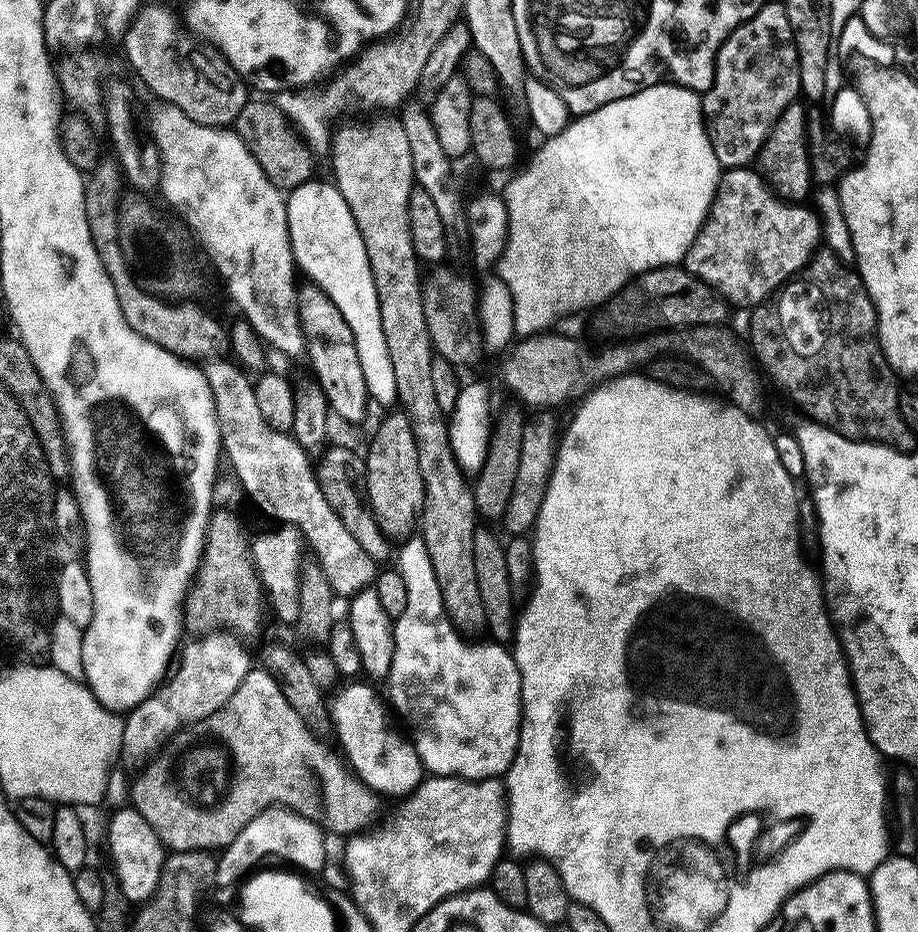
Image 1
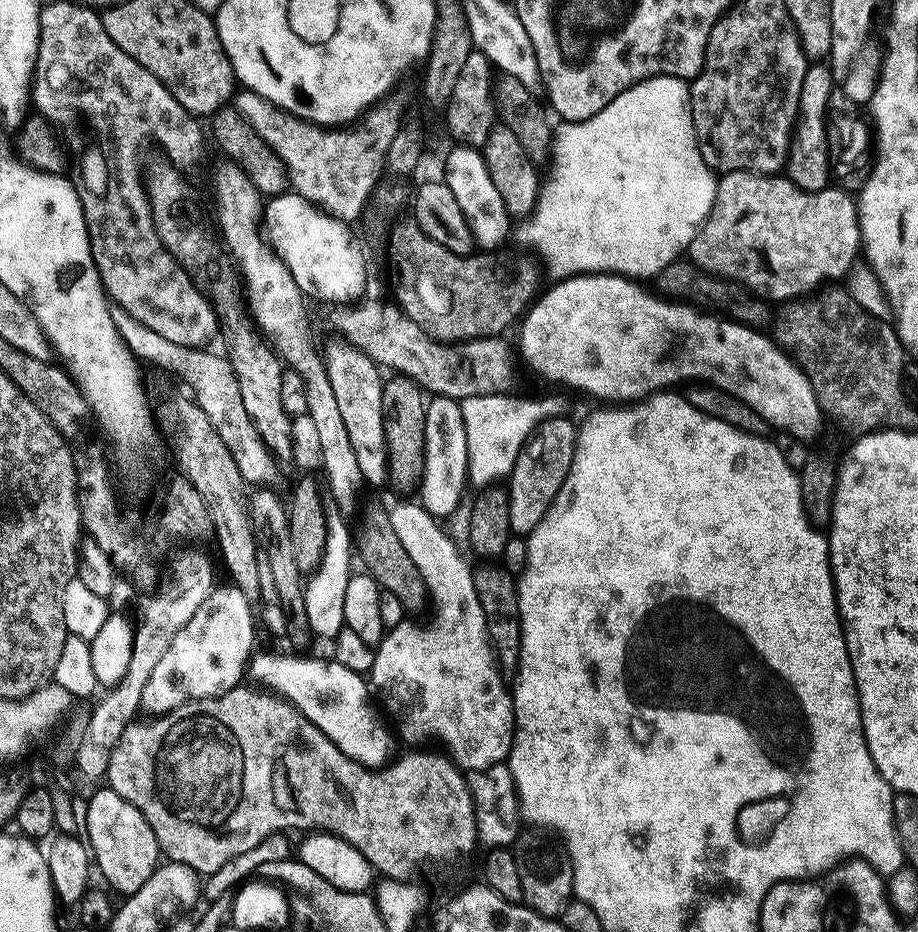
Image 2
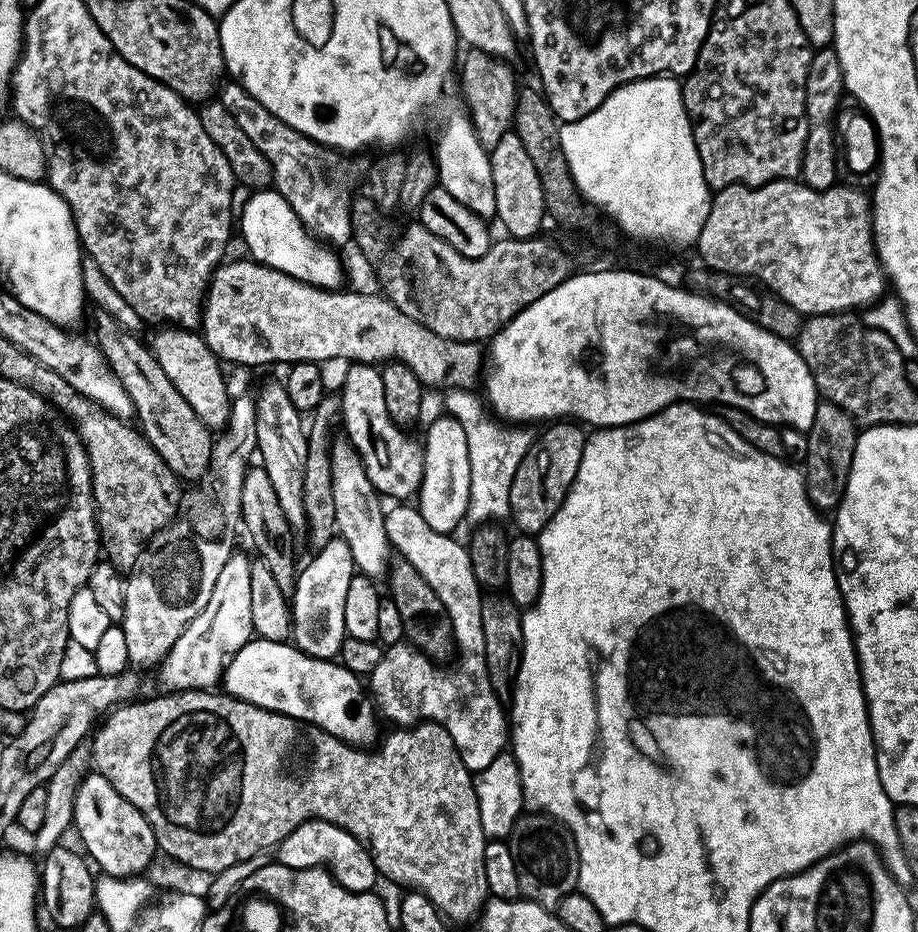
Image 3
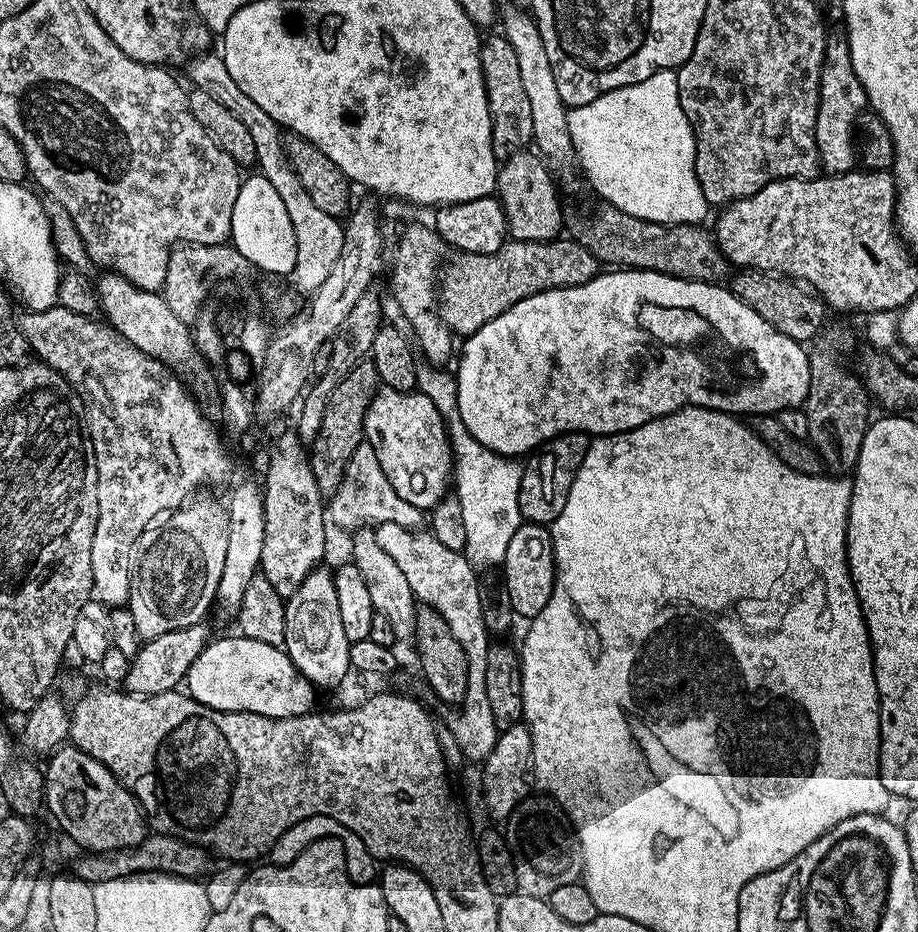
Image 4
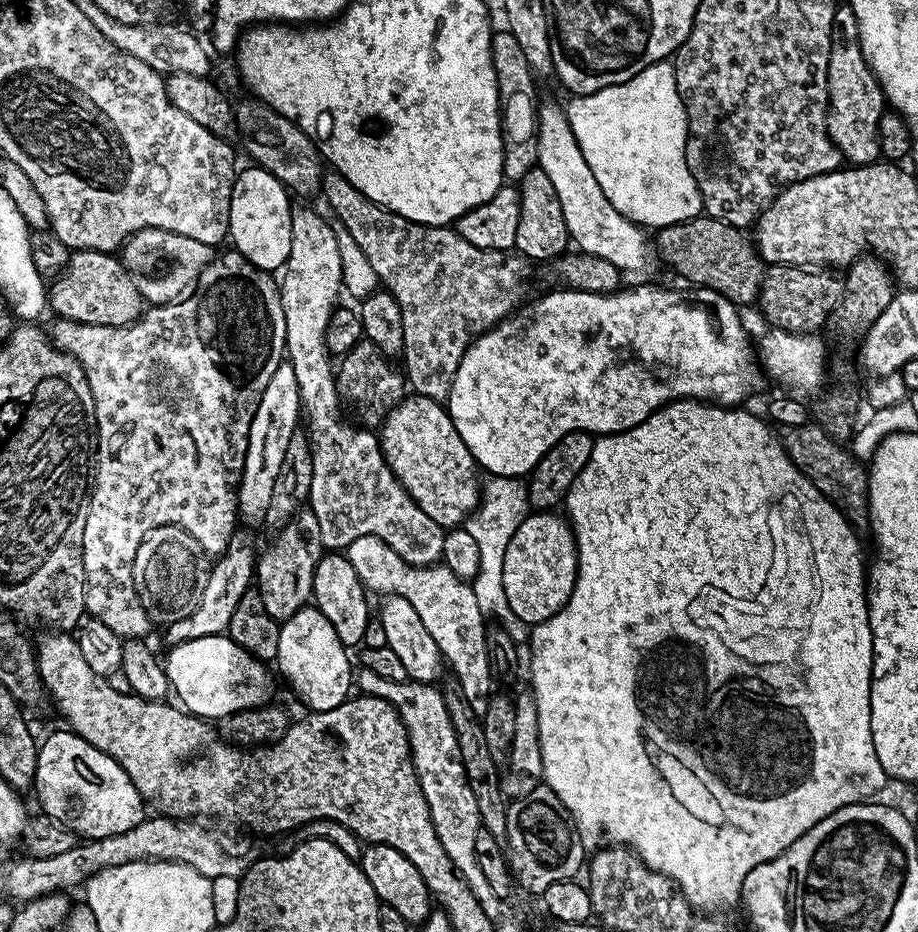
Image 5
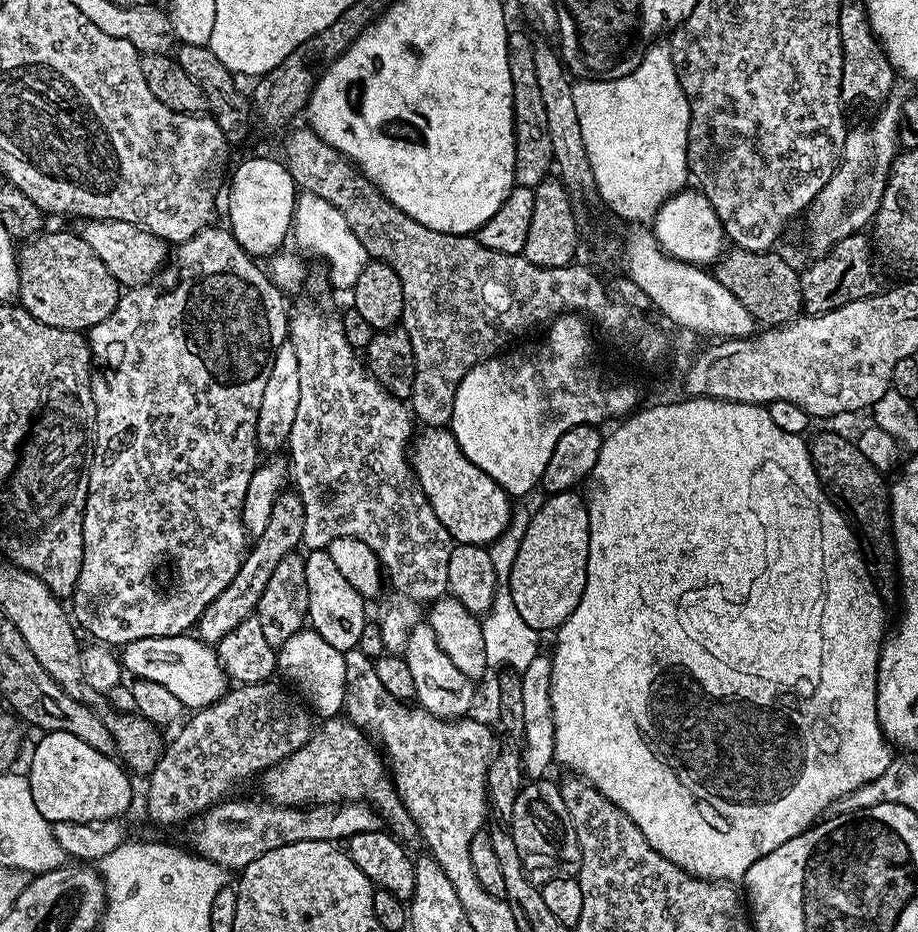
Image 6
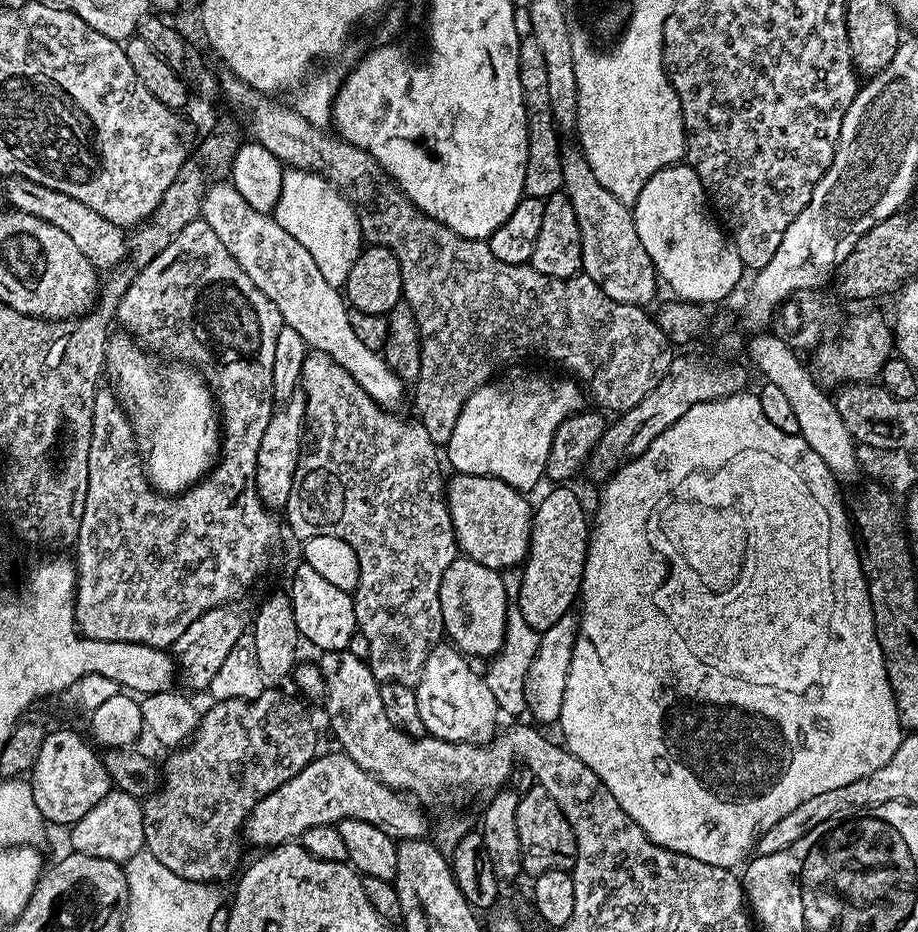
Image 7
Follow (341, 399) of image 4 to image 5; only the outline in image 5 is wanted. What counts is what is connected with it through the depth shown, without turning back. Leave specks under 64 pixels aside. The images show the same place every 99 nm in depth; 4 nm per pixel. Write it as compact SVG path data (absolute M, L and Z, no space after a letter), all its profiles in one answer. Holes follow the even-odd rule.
M361 339L359 344L349 350L339 361L335 369L336 389L340 392L341 399L352 402L358 408L359 423L370 430L383 425L385 417L405 399L408 386L406 377L399 367L396 368L391 359L378 350L369 340Z

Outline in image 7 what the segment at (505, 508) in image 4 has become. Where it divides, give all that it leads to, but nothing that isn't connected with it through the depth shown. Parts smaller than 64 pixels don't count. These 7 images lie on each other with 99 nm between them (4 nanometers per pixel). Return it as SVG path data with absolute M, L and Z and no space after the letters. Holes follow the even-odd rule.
M521 567L505 569L501 576L503 578L503 588L506 590L508 598L507 629L504 632L504 642L502 648L489 661L489 668L484 672L484 677L490 689L490 694L494 696L497 709L504 715L523 715L527 708L525 706L525 680L526 673L530 668L530 663L534 660L534 655L538 652L538 642L540 633L536 632L525 618L518 605L521 594L523 569Z

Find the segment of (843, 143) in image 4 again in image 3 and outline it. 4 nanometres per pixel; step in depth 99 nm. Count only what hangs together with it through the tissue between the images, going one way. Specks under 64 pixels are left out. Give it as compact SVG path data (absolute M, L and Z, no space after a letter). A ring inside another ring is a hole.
M835 47L815 49L810 62L810 74L806 74L806 118L808 133L806 146L802 154L802 166L799 179L808 187L821 192L827 188L837 187L836 164L838 168L838 115L840 99L845 99L846 89L842 62L838 62Z

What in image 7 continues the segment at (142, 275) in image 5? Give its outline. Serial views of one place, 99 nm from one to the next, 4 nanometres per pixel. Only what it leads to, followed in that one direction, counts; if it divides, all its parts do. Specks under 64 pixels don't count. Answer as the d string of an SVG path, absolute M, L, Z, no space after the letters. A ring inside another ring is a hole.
M10 176L3 181L7 203L15 211L25 212L34 218L42 218L42 222L50 222L50 226L58 226L62 234L67 234L74 241L74 246L86 254L86 258L98 270L116 270L121 267L120 259L130 252L130 240L125 229L116 225L111 215L99 212L88 204L83 204L76 196L71 196L67 190L50 190L36 182L30 182L21 176Z

